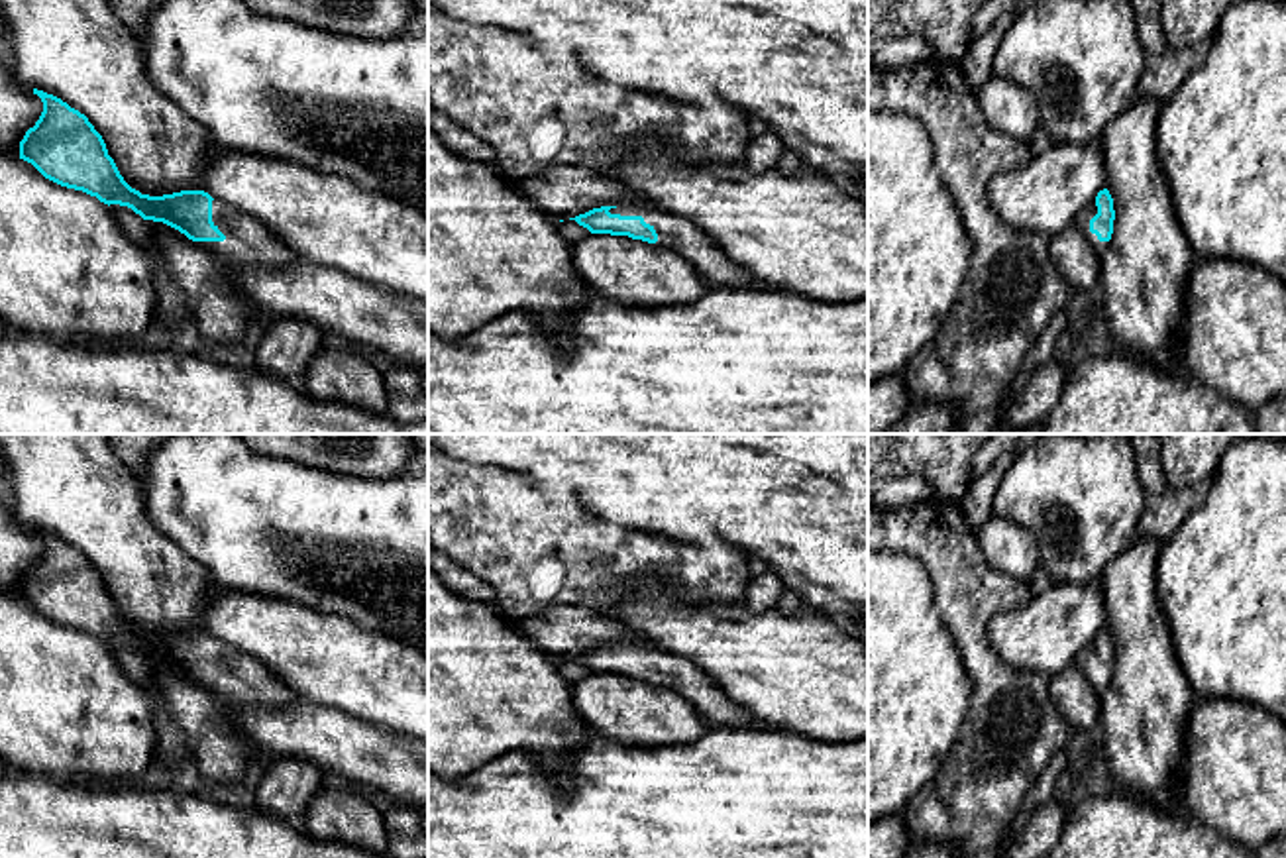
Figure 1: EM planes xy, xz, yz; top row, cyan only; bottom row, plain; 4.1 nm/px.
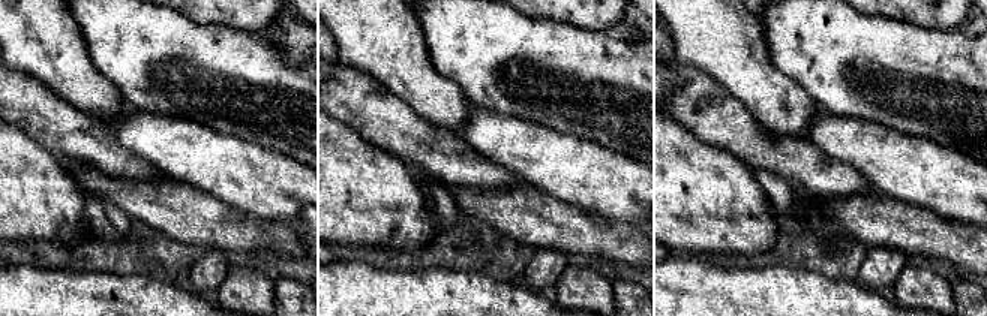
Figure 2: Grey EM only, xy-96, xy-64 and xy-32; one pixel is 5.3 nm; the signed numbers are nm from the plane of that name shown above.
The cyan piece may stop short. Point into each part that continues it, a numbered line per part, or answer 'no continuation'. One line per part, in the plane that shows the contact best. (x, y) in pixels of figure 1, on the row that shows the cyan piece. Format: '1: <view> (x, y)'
1: xz (678, 234)

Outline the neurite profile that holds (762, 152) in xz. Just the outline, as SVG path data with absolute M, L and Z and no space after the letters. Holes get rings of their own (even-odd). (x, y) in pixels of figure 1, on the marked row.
M768 130L766 134L750 139L746 153L744 153L744 165L752 173L764 173L776 167L777 157L783 151L785 151L785 145L779 139L779 135Z

